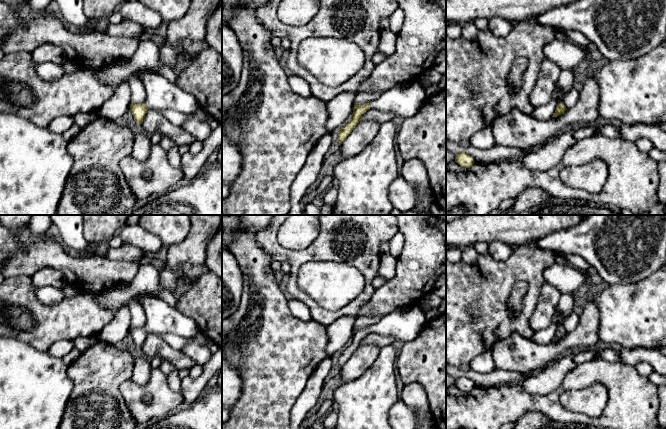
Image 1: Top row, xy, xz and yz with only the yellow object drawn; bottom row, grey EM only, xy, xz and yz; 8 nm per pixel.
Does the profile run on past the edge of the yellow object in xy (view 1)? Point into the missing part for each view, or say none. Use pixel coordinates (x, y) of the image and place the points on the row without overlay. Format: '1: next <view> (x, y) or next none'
1: next xy (161, 318)

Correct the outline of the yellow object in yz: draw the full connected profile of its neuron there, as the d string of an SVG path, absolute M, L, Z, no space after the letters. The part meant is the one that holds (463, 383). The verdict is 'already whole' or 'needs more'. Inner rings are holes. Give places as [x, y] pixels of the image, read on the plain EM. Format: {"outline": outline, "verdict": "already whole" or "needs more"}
{"outline": "M460 376L455 379L455 386L466 393L471 392L475 385L472 380L465 376Z", "verdict": "already whole"}

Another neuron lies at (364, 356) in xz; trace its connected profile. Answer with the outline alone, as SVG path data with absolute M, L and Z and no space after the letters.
M360 345L340 369L341 380L348 383L359 378L378 358L380 348L376 345Z

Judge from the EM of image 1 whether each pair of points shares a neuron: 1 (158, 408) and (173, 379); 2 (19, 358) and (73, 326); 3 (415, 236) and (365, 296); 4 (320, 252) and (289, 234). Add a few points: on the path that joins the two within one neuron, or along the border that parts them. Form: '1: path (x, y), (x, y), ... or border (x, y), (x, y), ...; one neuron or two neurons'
1: border (166, 376), (168, 386), (180, 393); two neurons
2: border (14, 338), (45, 352); two neurons
3: border (376, 289), (373, 295), (360, 307); two neurons
4: border (319, 225), (317, 236), (306, 247), (285, 248); two neurons

